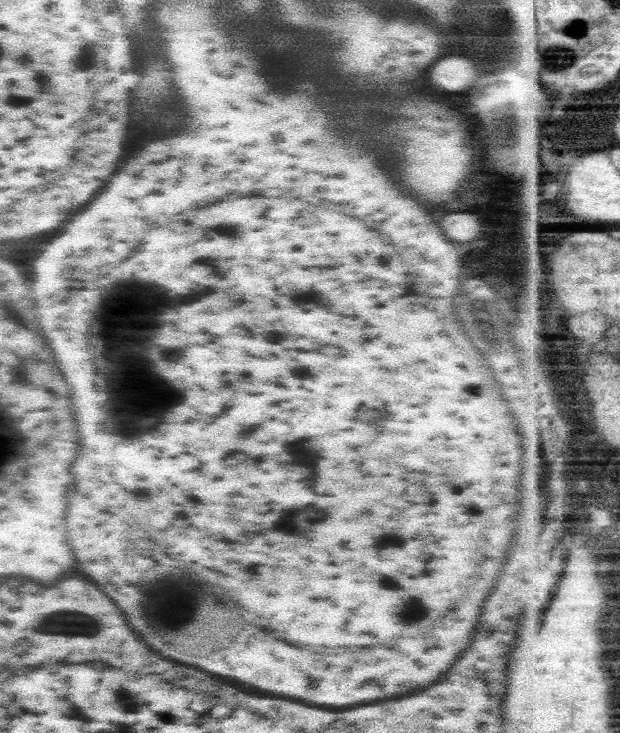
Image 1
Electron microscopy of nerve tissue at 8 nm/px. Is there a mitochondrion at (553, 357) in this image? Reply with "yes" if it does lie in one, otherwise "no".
no

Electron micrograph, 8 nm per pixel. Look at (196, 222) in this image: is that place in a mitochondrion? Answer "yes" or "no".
yes

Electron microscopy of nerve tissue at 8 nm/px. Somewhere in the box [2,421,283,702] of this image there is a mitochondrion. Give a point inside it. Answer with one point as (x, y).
(65, 624)

